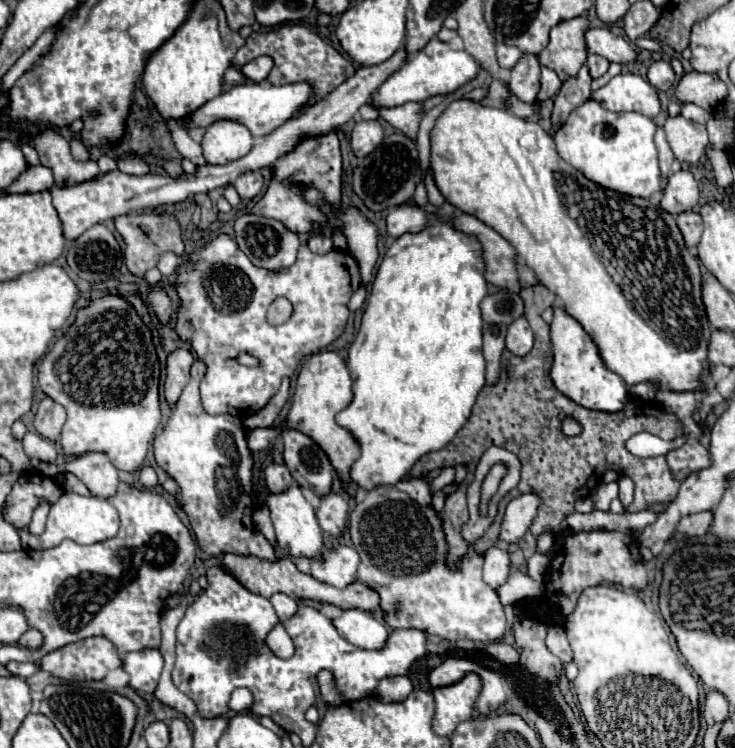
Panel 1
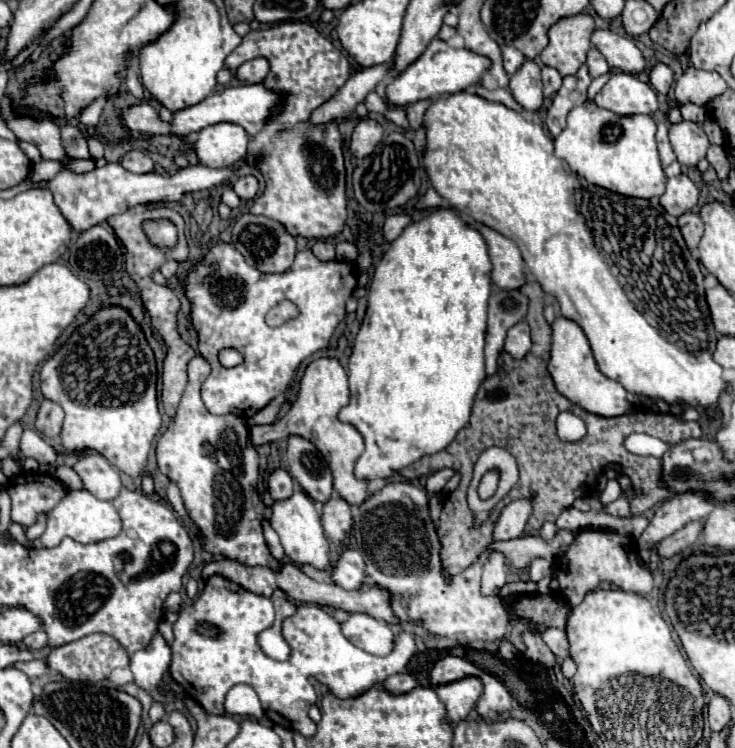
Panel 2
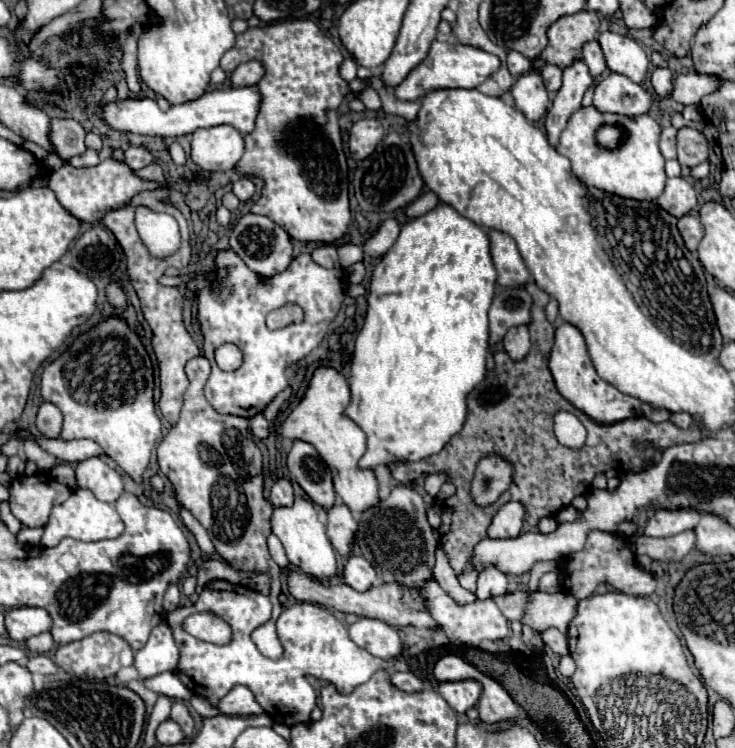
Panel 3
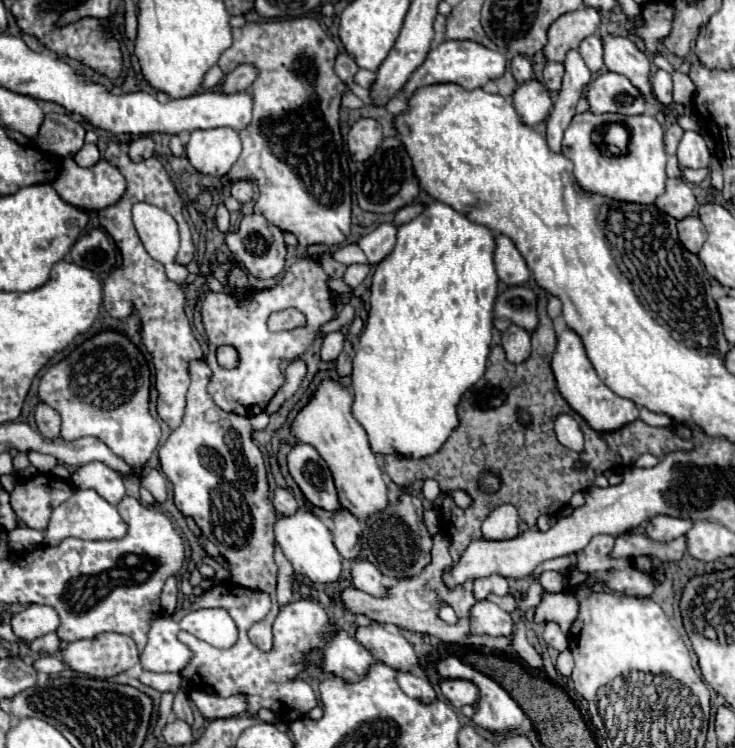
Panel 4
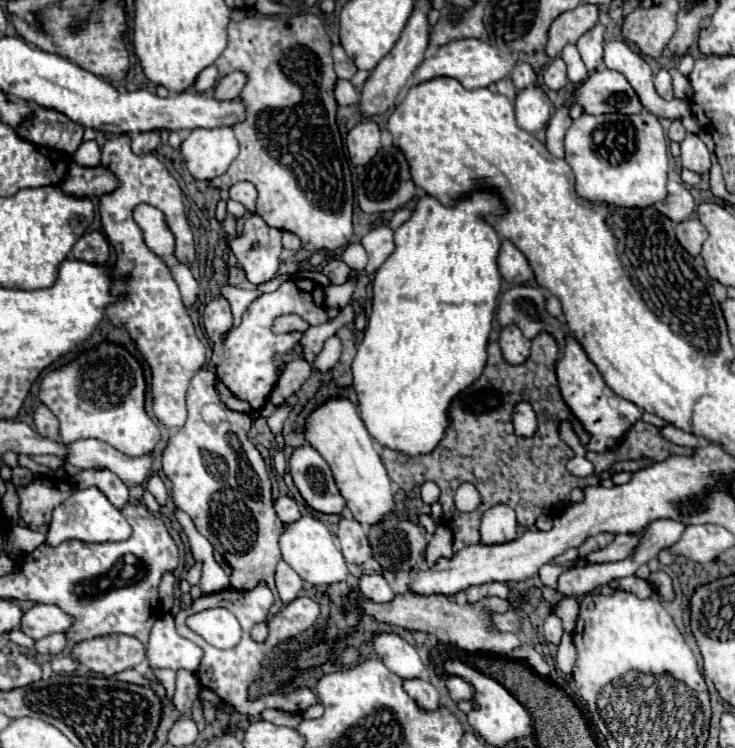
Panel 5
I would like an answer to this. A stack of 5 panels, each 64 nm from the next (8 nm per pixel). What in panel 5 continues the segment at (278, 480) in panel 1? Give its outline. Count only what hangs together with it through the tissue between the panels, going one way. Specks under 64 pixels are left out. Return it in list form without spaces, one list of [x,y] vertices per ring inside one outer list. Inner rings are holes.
[[[278,496],[276,502],[274,502],[274,508],[276,508],[276,514],[282,522],[292,522],[292,520],[298,520],[300,518],[300,510],[298,510],[298,504],[294,502],[294,498],[290,496]]]

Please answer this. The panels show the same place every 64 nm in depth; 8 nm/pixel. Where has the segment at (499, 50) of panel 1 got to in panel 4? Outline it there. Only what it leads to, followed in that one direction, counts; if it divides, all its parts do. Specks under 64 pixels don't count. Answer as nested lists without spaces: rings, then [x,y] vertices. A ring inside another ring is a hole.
[[[516,54],[516,56],[510,60],[510,70],[512,70],[514,78],[518,80],[518,84],[532,78],[532,64],[530,64],[528,58],[524,58],[524,56],[520,56],[520,54]]]

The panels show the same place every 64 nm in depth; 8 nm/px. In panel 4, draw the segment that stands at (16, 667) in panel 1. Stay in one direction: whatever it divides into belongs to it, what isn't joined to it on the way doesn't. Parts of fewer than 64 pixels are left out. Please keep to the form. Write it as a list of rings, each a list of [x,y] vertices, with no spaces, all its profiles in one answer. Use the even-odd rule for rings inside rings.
[[[40,656],[32,662],[36,672],[46,672],[46,674],[58,674],[62,670],[66,670],[64,662],[58,656]]]

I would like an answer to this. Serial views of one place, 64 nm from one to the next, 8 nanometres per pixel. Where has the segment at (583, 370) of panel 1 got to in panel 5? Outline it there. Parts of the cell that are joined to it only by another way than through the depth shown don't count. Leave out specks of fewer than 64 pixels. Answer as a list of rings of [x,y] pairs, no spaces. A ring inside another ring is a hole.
[[[572,336],[564,340],[562,356],[556,362],[556,374],[564,402],[570,406],[574,416],[584,424],[584,428],[592,436],[592,444],[588,444],[586,448],[592,448],[594,452],[608,448],[608,444],[616,444],[616,440],[620,440],[620,436],[624,436],[624,432],[642,416],[636,404],[620,398],[604,384],[596,366],[590,362],[584,348]]]

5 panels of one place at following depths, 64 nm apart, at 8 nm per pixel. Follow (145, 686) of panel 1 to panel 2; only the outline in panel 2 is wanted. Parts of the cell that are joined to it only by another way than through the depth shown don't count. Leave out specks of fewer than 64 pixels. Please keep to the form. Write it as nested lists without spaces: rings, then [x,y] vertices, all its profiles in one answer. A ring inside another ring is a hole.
[[[158,634],[156,640],[152,640],[152,644],[148,644],[148,648],[138,650],[136,654],[130,656],[128,666],[134,674],[134,684],[148,692],[158,688],[162,674],[170,666],[170,658],[172,658],[172,650]]]

